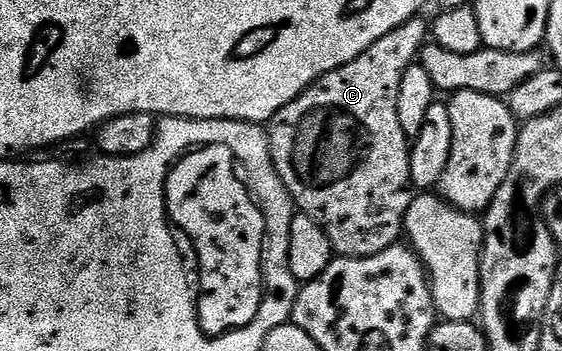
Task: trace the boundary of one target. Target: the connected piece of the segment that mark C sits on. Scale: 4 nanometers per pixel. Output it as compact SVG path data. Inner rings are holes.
M422 16L409 18L400 28L380 36L380 40L376 40L376 44L372 44L363 54L356 56L356 60L352 60L348 64L328 72L320 80L316 80L296 100L292 100L292 104L280 108L280 112L276 112L276 116L268 123L270 155L280 180L286 186L295 207L312 220L316 220L316 224L320 224L320 228L324 228L335 255L347 258L376 256L387 250L389 246L395 245L403 237L406 213L412 201L412 187L410 185L410 148L412 142L406 137L404 128L400 128L400 115L396 112L396 100L400 96L400 80L404 80L404 72L409 66L415 65L423 46L427 45L428 22L425 22L424 19L425 17Z

